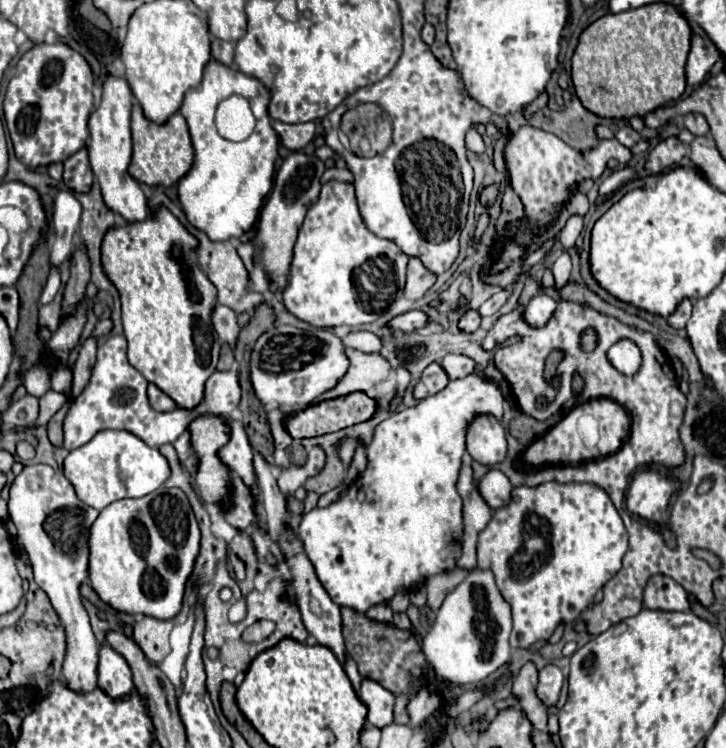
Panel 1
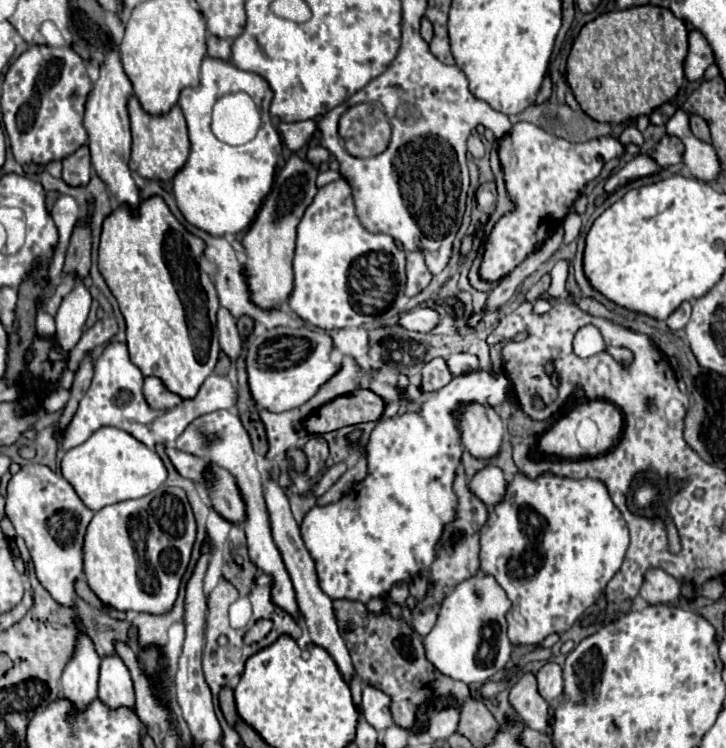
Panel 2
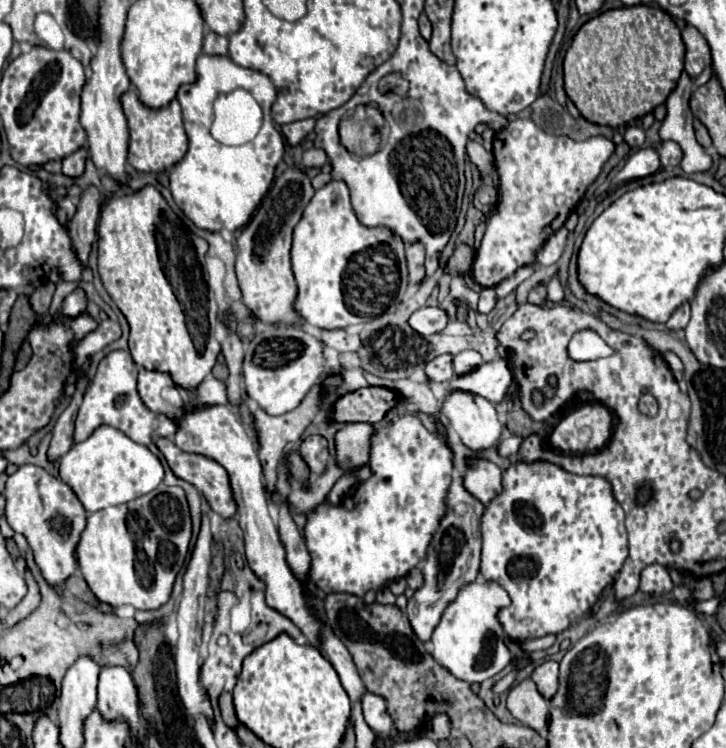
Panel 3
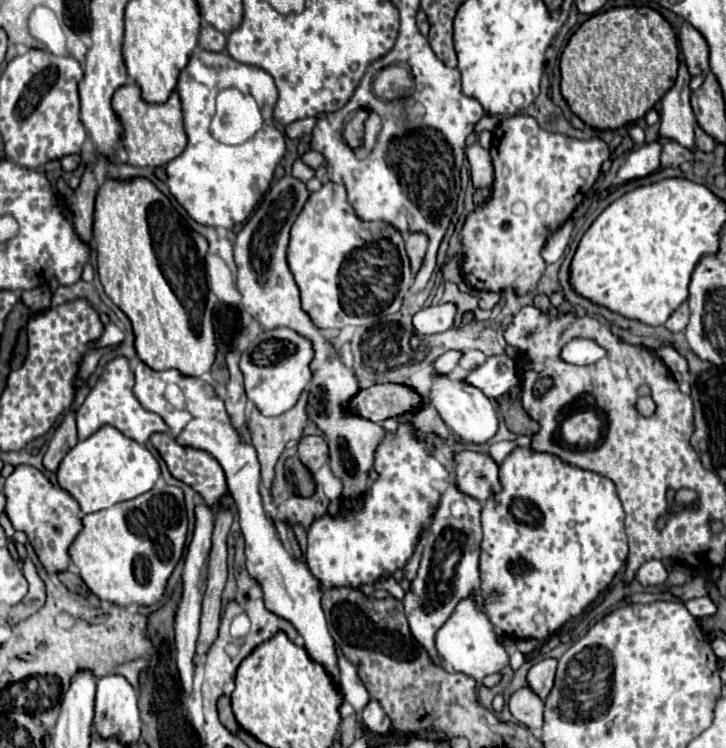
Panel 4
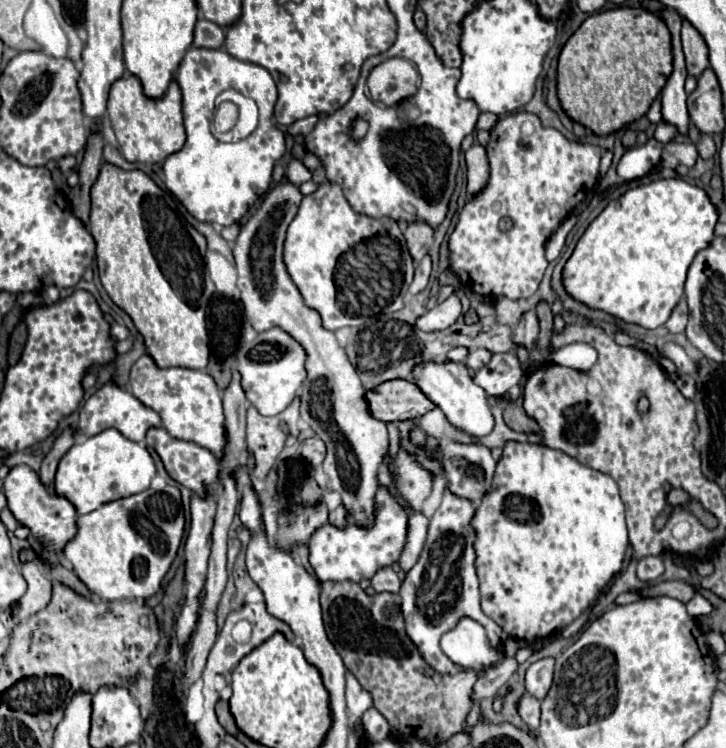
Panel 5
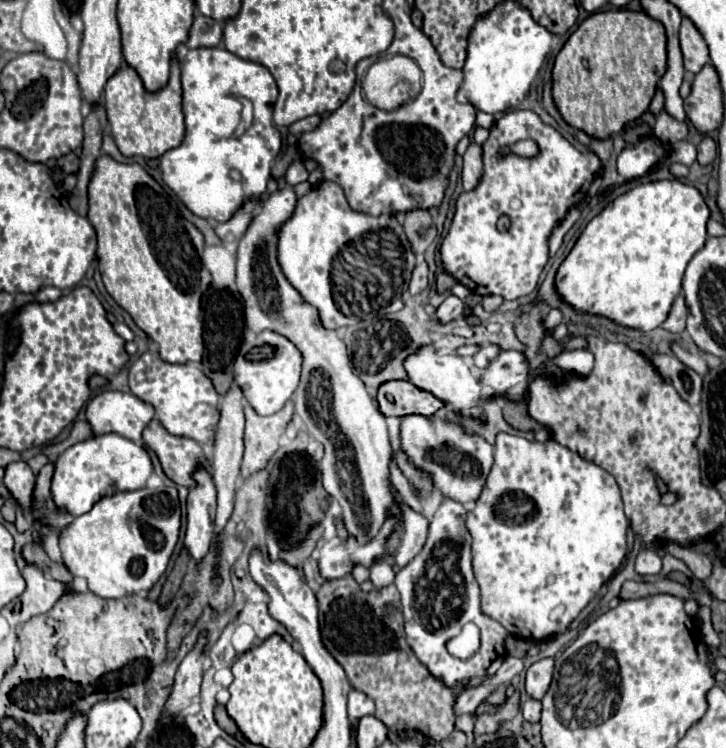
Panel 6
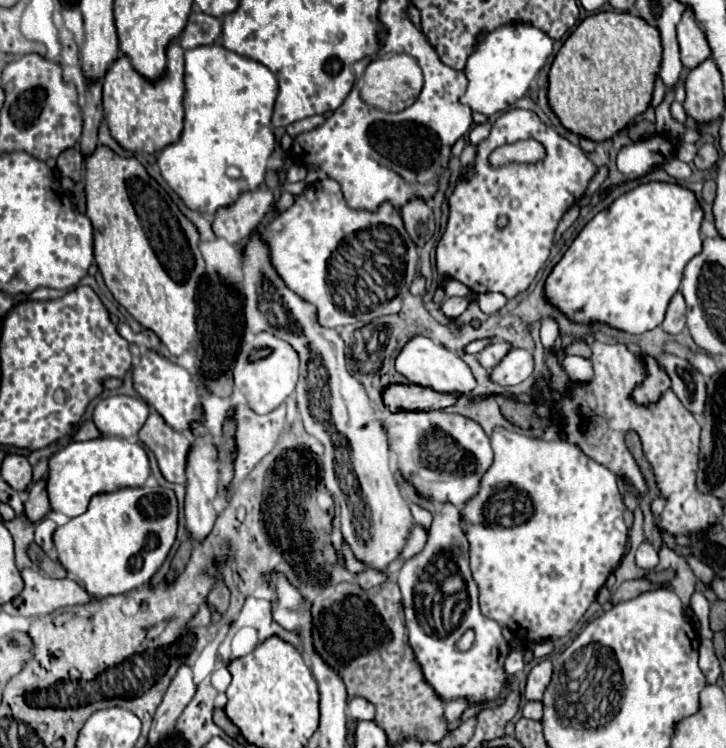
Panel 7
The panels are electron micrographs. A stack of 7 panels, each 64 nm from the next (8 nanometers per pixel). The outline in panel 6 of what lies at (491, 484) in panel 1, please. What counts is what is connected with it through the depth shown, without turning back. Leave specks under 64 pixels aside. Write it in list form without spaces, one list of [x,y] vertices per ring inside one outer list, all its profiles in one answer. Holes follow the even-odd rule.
[[[420,414],[400,418],[400,450],[414,466],[424,470],[432,478],[434,488],[444,498],[456,500],[466,506],[478,500],[494,462],[492,446],[482,436],[466,432],[456,422]]]

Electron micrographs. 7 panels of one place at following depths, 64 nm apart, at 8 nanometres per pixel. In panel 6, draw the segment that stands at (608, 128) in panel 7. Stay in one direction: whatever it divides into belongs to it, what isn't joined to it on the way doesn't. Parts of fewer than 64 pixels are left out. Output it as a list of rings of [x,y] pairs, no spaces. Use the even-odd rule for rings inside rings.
[[[608,10],[588,16],[558,52],[552,68],[552,98],[564,122],[604,140],[642,116],[666,72],[664,26],[644,12]]]

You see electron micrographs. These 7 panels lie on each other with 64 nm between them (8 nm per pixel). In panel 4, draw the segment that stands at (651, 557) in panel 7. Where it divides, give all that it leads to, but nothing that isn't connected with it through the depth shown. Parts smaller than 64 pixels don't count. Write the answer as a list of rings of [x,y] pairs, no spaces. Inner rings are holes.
[[[650,560],[650,562],[644,562],[642,568],[636,572],[636,578],[642,586],[656,586],[656,584],[664,584],[666,582],[666,568],[660,560]]]

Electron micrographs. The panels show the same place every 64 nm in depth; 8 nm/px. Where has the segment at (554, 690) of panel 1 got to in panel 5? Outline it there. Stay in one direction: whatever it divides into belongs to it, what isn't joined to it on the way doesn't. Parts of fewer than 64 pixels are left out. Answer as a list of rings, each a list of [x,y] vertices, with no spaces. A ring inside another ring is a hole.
[[[542,658],[526,670],[526,692],[538,700],[544,700],[552,686],[552,672],[554,672],[554,658]]]

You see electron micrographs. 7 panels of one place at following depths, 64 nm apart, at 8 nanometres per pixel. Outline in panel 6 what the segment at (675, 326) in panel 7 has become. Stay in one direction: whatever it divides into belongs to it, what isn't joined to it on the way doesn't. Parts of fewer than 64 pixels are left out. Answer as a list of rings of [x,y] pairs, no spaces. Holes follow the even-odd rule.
[[[682,294],[674,300],[674,304],[670,308],[670,314],[664,320],[662,328],[666,328],[668,332],[674,332],[674,334],[684,332],[684,328],[686,328],[686,304],[684,304],[684,296]]]

